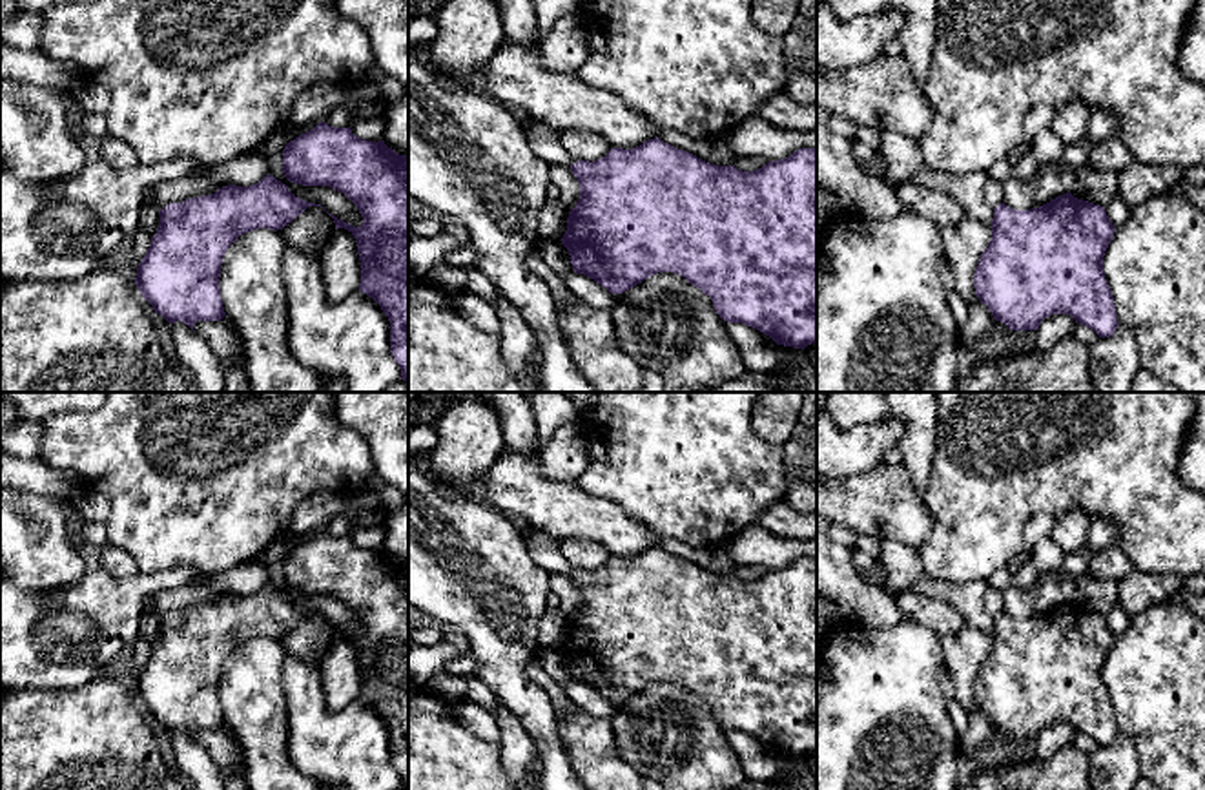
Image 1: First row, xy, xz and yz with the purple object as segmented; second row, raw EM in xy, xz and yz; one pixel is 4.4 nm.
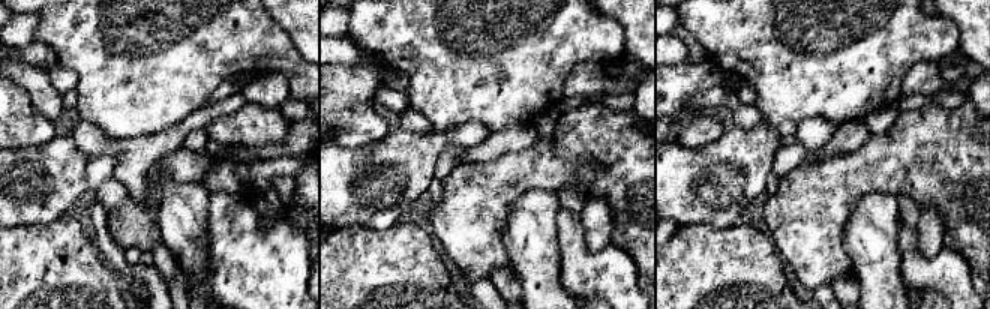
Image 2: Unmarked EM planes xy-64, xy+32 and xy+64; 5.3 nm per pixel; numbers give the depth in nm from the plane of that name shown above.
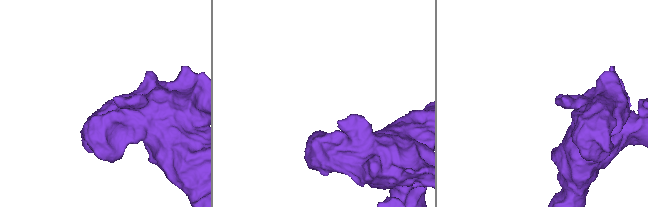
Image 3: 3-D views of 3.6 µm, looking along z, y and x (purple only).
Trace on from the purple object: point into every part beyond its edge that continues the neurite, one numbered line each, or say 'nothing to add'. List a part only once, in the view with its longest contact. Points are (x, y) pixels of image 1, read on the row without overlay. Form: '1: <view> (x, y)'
nothing to add

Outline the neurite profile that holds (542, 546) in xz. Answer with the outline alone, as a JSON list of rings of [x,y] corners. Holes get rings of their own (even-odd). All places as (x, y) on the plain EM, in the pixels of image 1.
[[[520,524],[520,533],[527,544],[527,549],[530,553],[530,556],[541,566],[545,567],[549,573],[561,573],[561,575],[572,575],[574,571],[578,571],[578,567],[574,567],[560,551],[554,536],[551,536],[549,533],[530,527],[527,524]]]

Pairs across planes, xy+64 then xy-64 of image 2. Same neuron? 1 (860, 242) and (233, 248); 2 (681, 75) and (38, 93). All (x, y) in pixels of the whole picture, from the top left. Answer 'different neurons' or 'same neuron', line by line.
1: different neurons
2: different neurons

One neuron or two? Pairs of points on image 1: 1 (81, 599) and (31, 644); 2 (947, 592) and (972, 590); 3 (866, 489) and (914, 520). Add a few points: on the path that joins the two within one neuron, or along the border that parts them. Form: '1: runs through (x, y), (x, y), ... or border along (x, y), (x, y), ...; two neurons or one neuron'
1: runs through (68, 612), (44, 635); one neuron
2: runs through (952, 592), (967, 592); one neuron
3: runs through (877, 500), (903, 517); one neuron

